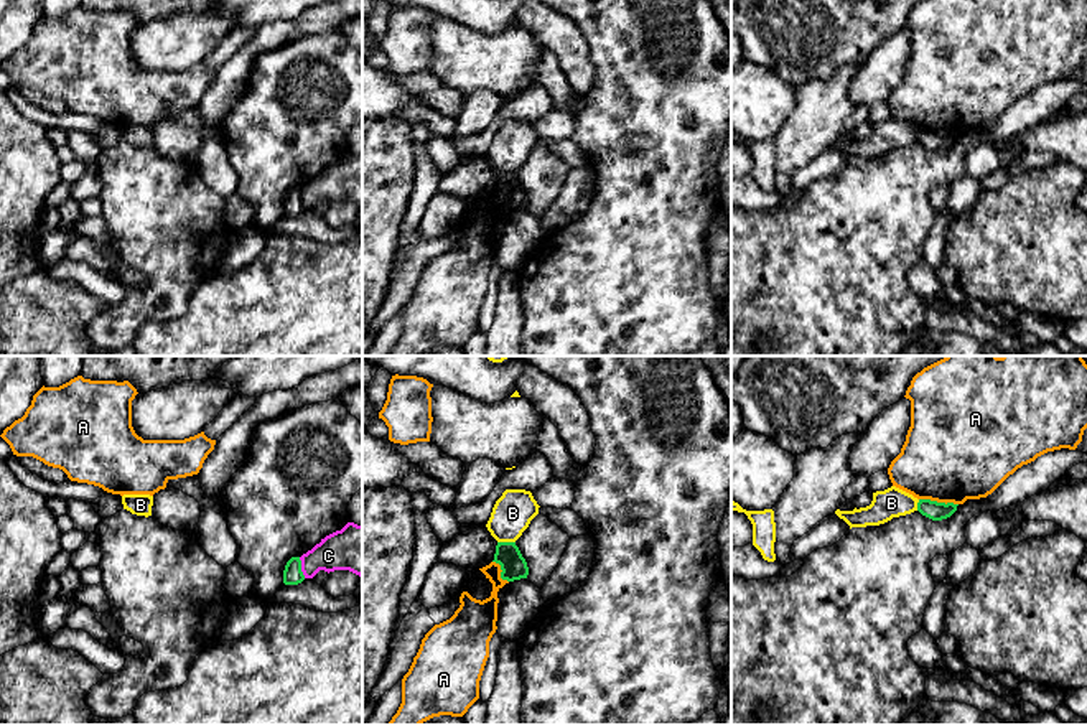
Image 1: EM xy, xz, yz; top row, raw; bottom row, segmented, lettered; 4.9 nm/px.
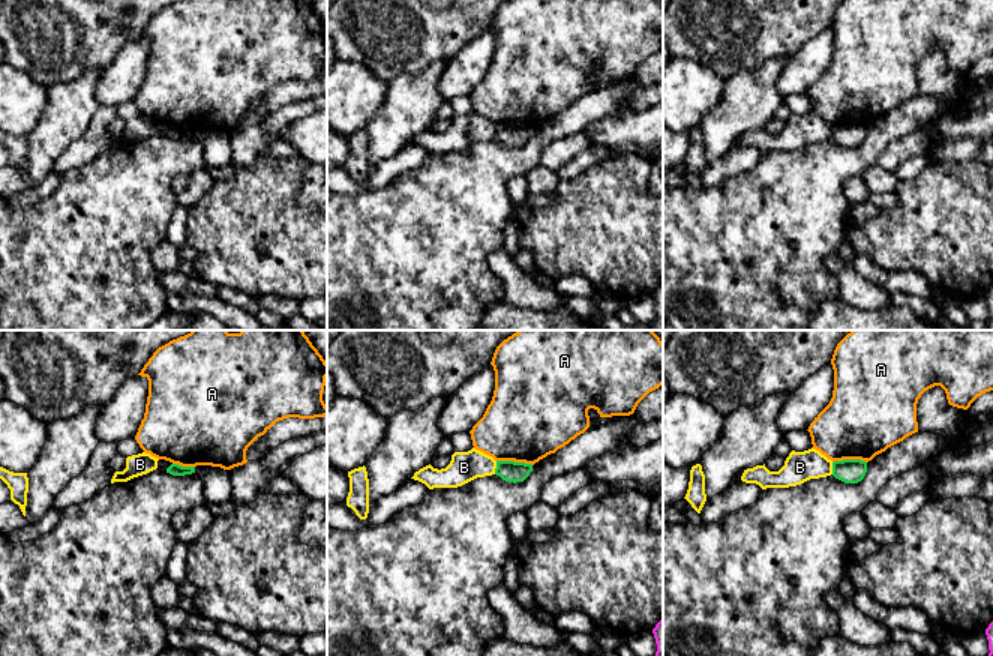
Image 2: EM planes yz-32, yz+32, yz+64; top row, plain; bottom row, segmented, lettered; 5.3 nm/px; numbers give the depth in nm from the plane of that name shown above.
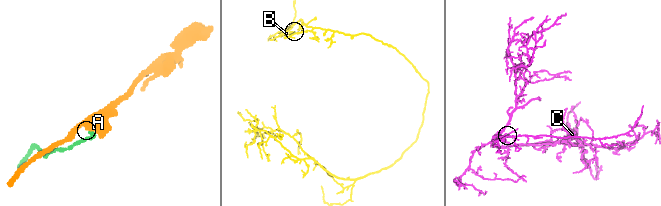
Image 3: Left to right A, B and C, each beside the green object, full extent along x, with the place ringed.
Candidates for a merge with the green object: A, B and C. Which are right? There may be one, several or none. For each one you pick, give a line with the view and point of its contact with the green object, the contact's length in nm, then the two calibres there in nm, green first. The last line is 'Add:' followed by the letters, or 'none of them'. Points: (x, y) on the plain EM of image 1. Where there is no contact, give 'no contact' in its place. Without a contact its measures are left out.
Add: none of them

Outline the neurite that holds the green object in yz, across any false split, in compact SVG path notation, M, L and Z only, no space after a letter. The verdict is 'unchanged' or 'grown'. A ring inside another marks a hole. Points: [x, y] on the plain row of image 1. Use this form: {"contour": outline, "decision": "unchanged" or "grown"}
{"contour": "M919 130L917 142L932 152L942 152L950 148L957 142L957 137L959 135L954 133L945 135L931 130Z", "decision": "unchanged"}

